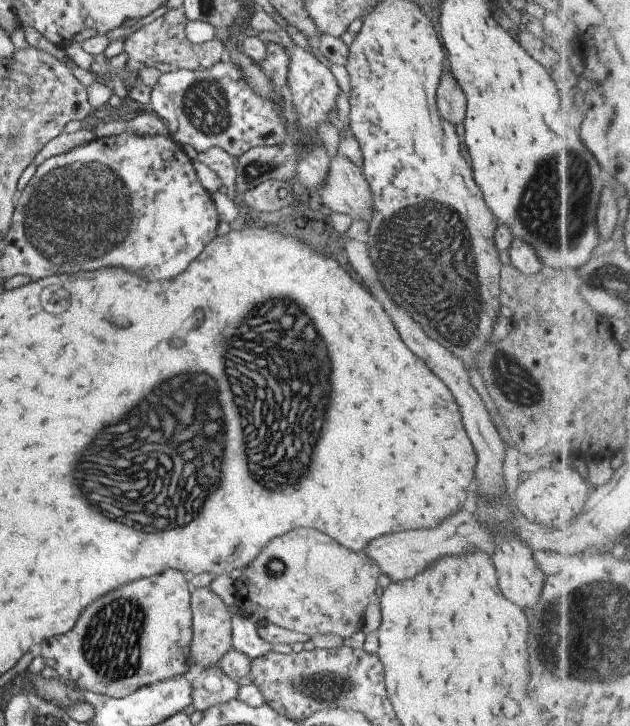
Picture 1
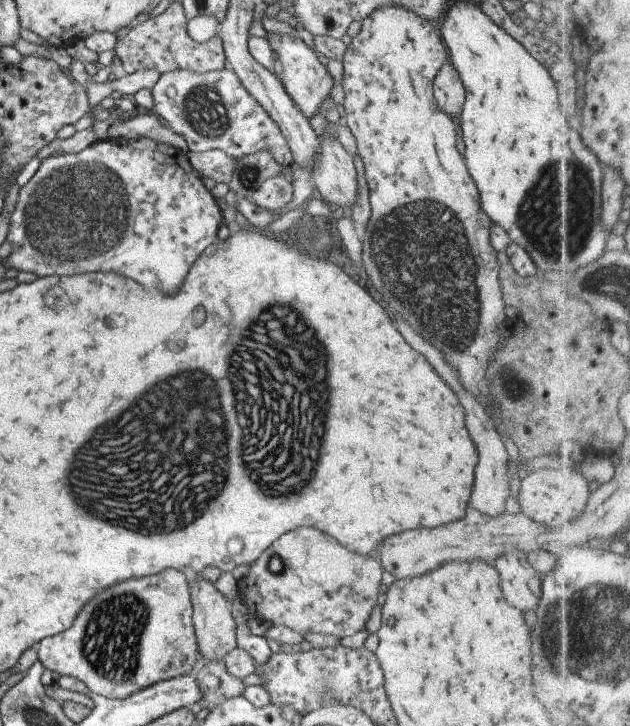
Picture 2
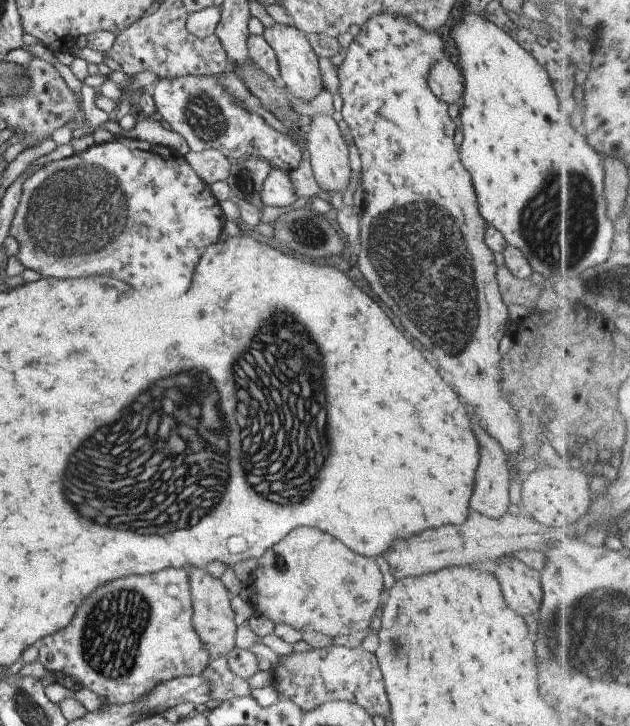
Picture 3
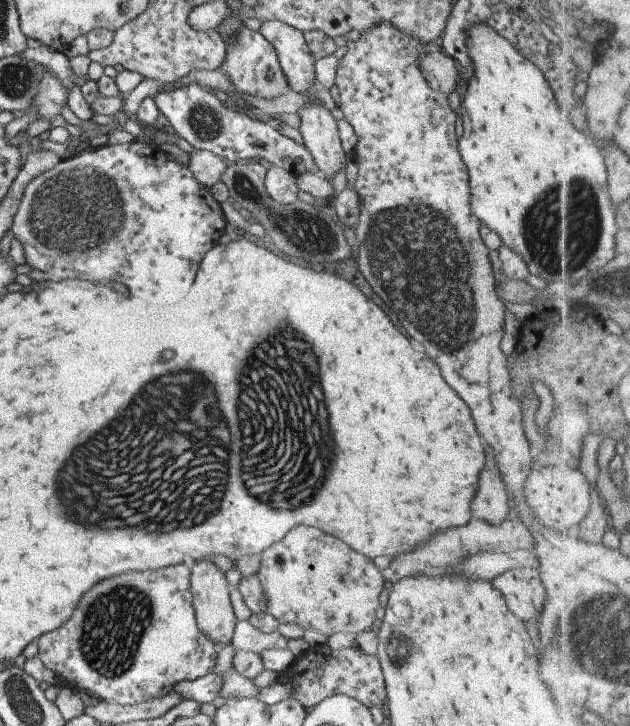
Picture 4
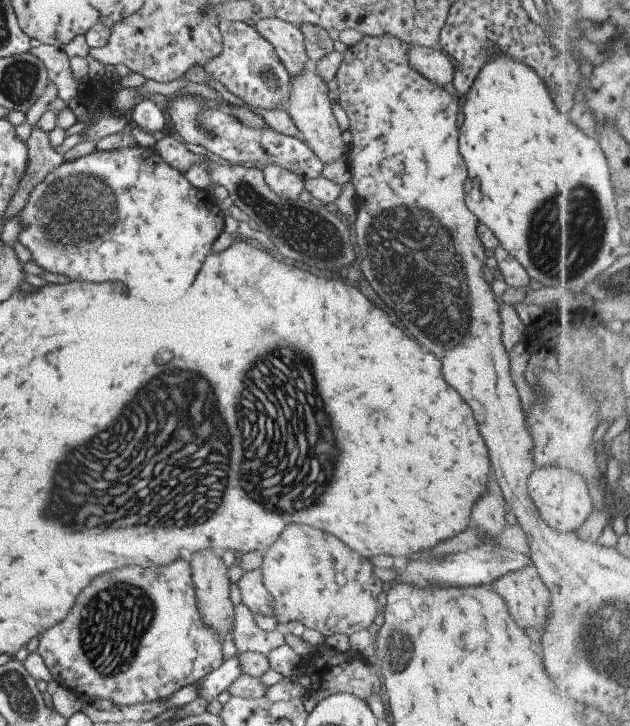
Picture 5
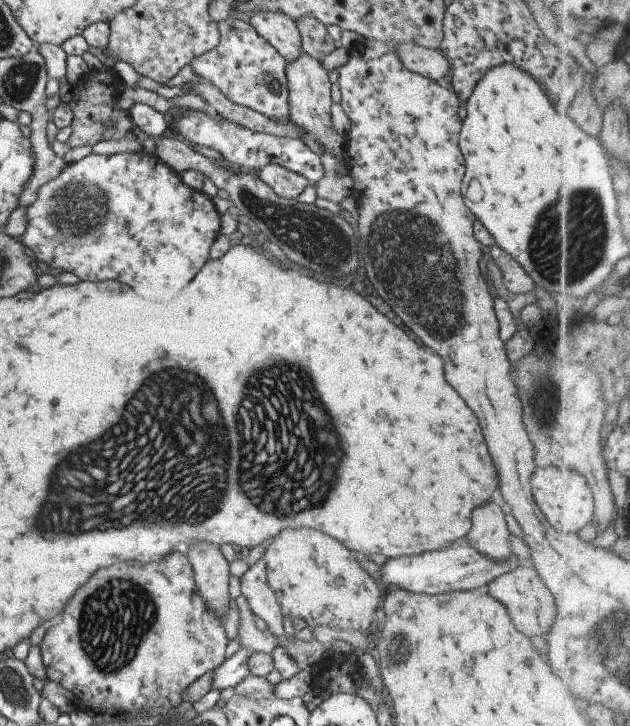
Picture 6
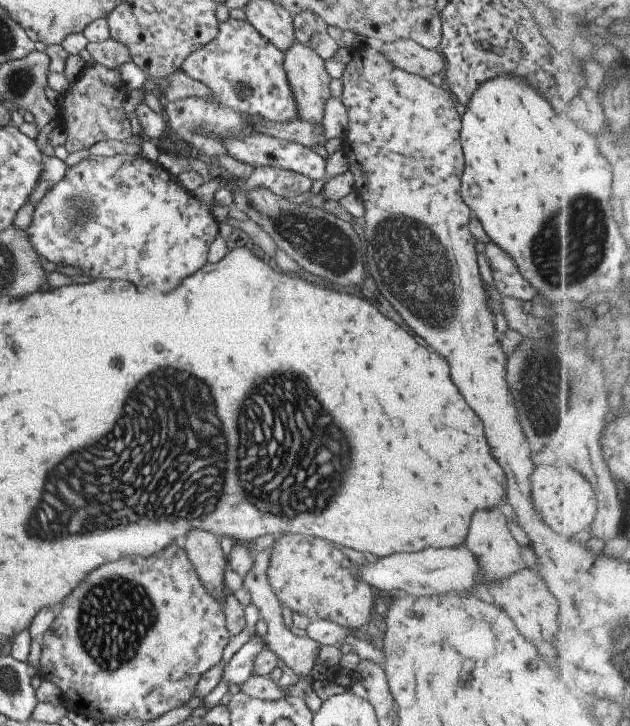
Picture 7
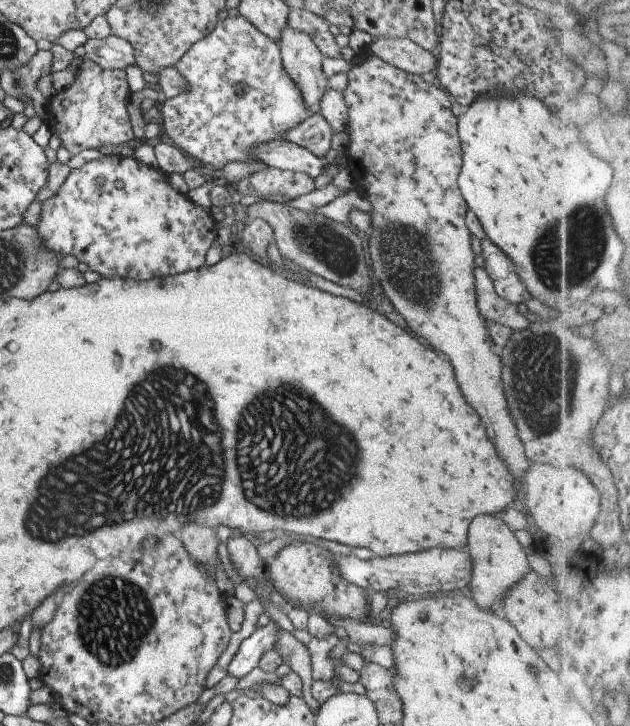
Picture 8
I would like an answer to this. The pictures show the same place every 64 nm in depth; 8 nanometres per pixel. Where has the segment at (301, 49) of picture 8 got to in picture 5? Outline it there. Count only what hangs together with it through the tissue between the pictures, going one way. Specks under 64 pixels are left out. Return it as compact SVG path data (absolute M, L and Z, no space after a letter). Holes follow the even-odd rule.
M312 63L306 64L298 75L290 78L289 108L286 112L302 133L303 141L311 147L323 164L345 158L348 148L347 136L344 136L333 116L328 93L329 89L325 79Z

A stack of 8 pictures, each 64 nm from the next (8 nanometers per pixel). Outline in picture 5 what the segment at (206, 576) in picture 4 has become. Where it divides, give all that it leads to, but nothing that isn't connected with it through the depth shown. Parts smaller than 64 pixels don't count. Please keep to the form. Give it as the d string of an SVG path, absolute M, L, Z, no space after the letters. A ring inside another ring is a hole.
M213 549L192 553L192 560L190 560L189 564L191 565L192 583L197 597L197 606L202 614L204 623L214 628L219 632L221 638L224 638L232 629L235 618L235 606L229 596L231 585L229 569Z

